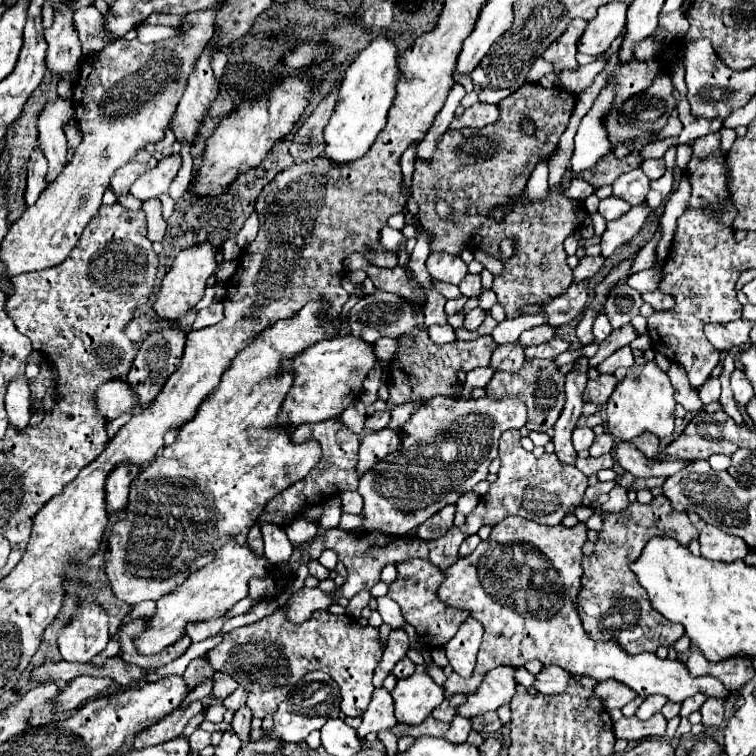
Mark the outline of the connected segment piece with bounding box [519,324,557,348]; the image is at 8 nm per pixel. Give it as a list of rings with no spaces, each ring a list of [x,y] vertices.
[[[545,324],[545,326],[535,326],[535,328],[525,330],[525,332],[519,336],[519,340],[521,340],[521,344],[527,348],[527,346],[535,346],[535,344],[539,344],[539,342],[545,342],[545,340],[553,338],[555,332],[557,332],[557,328],[553,328],[553,326],[549,326],[549,324]]]

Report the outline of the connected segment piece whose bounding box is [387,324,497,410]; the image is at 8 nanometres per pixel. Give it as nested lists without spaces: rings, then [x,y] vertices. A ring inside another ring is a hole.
[[[419,324],[419,328],[403,334],[397,338],[397,352],[393,360],[389,362],[389,398],[387,398],[387,410],[393,410],[399,404],[405,402],[427,402],[435,396],[447,396],[447,398],[461,398],[463,392],[453,390],[453,386],[459,382],[457,372],[469,372],[477,366],[489,366],[491,354],[495,350],[495,340],[491,336],[479,336],[471,342],[453,340],[451,344],[435,344],[427,336],[425,324]]]

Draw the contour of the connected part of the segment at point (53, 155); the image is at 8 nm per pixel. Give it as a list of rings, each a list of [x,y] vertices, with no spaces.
[[[47,104],[39,116],[39,146],[49,160],[47,184],[51,184],[67,164],[67,140],[63,124],[73,118],[71,104]]]

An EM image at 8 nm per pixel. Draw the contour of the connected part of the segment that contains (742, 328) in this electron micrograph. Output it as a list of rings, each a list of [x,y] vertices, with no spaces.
[[[735,320],[727,324],[707,324],[705,326],[705,336],[707,340],[719,350],[729,350],[733,346],[741,346],[749,340],[749,332],[755,326],[755,322],[749,320]]]

